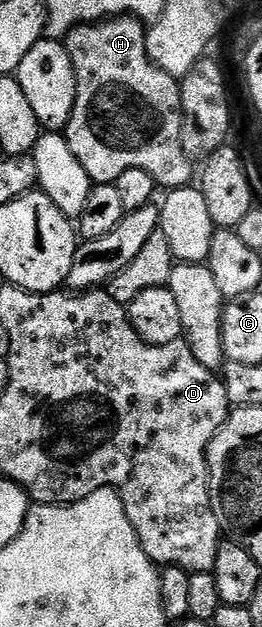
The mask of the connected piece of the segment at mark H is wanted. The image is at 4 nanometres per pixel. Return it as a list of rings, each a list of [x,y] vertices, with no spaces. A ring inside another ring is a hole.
[[[115,16],[108,20],[82,22],[78,24],[76,28],[71,29],[63,38],[65,49],[71,58],[71,66],[75,70],[75,78],[77,79],[75,106],[73,107],[71,118],[69,119],[69,125],[63,130],[63,135],[69,142],[71,154],[75,154],[75,158],[79,158],[83,170],[87,170],[87,174],[94,184],[114,183],[119,178],[119,174],[123,174],[127,170],[147,170],[147,174],[151,174],[153,181],[165,190],[183,188],[194,183],[194,161],[189,159],[189,156],[181,145],[181,125],[183,123],[183,117],[181,115],[181,85],[178,77],[167,74],[151,62],[151,58],[147,54],[147,46],[145,45],[146,31],[146,25],[134,16]]]

